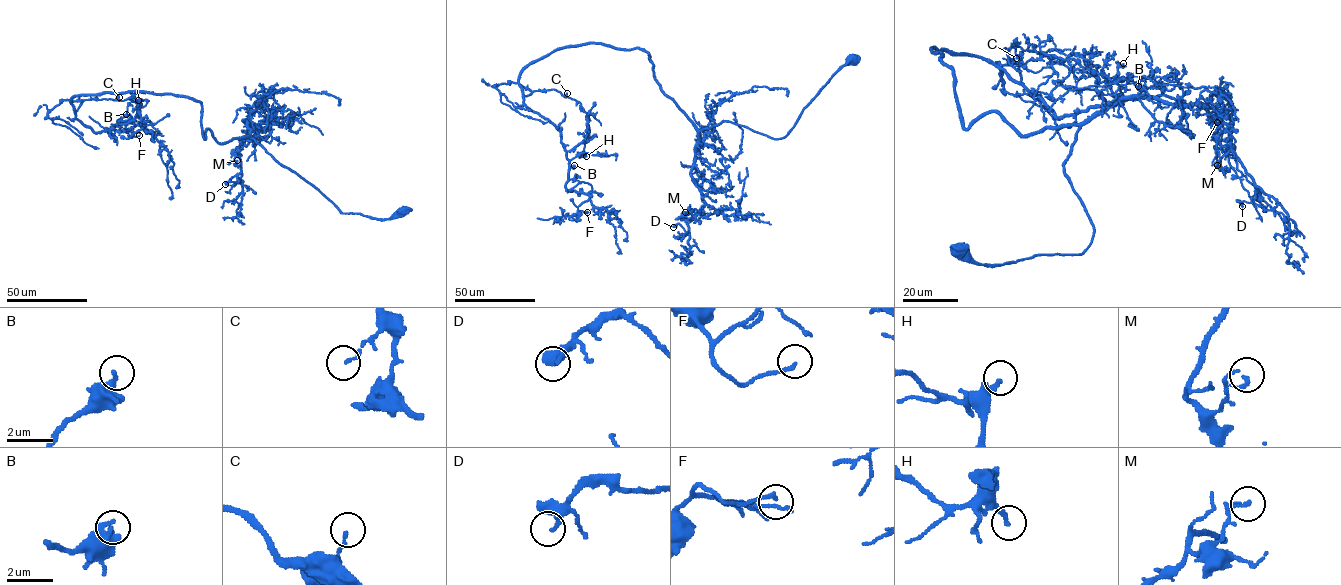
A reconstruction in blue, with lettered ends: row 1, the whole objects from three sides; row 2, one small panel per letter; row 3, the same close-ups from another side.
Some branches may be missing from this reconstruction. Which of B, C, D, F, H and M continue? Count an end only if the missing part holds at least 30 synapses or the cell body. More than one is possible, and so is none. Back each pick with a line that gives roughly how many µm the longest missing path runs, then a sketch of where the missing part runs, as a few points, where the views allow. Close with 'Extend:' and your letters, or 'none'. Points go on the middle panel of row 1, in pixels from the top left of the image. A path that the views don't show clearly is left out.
Extend: none

